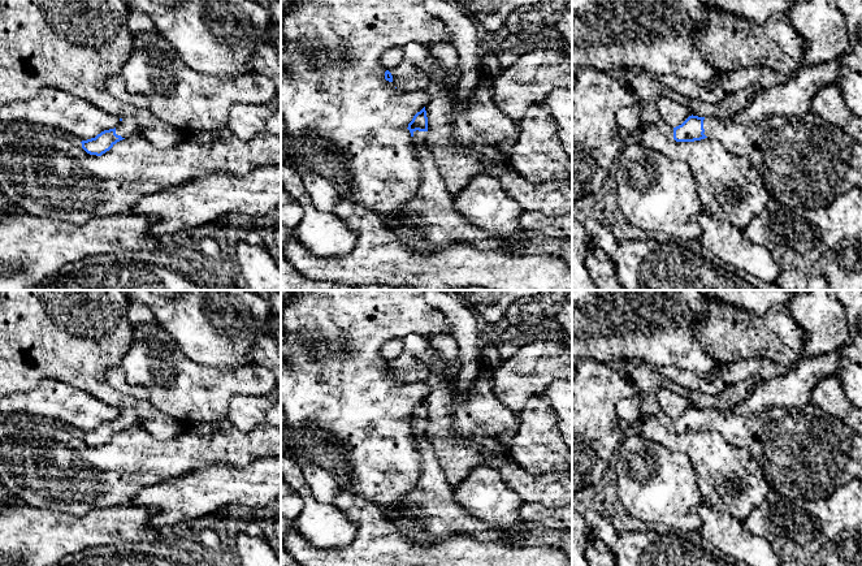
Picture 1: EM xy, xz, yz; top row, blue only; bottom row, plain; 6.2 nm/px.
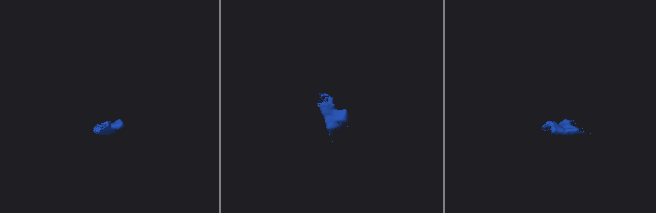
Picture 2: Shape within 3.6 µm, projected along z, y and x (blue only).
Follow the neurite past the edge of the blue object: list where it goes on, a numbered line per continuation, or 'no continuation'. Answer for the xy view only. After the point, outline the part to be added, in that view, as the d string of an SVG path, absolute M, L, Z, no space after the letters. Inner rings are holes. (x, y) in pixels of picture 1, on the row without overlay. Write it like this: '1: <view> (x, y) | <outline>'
1: xy (128, 418) | M124 409L116 419L116 425L127 429L139 425L139 415L133 409Z

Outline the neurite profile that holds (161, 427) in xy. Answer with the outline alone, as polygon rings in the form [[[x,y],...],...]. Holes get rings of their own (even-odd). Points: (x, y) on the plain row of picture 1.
[[[0,290],[0,401],[9,394],[17,394],[38,386],[46,379],[55,379],[73,388],[81,389],[109,406],[118,410],[133,409],[139,415],[139,422],[144,429],[160,441],[166,441],[177,437],[187,425],[176,420],[172,416],[163,415],[150,399],[139,399],[117,392],[107,383],[107,372],[118,366],[124,355],[130,350],[134,341],[134,325],[127,319],[129,299],[122,290]]]

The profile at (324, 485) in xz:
[[[313,462],[304,465],[302,468],[315,500],[320,504],[334,504],[337,493],[343,487],[342,479]]]

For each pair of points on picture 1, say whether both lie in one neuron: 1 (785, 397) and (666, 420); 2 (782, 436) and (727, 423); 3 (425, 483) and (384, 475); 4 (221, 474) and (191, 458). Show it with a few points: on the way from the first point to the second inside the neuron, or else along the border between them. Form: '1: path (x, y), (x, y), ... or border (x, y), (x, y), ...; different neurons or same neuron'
1: border (731, 409), (737, 413), (762, 413); different neurons
2: path (769, 436), (740, 430); same neuron
3: border (416, 450), (419, 461), (417, 484), (399, 508); different neurons
4: border (237, 466), (226, 463), (207, 465), (177, 478); different neurons

